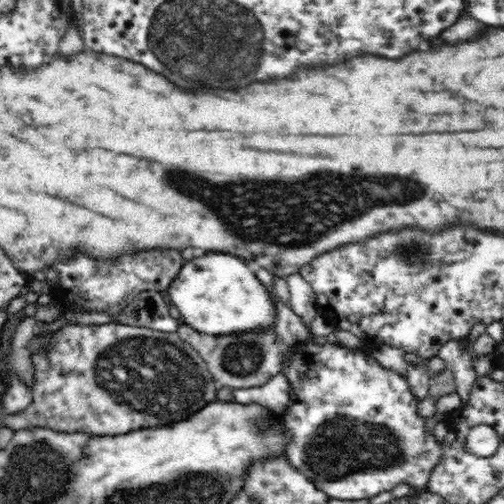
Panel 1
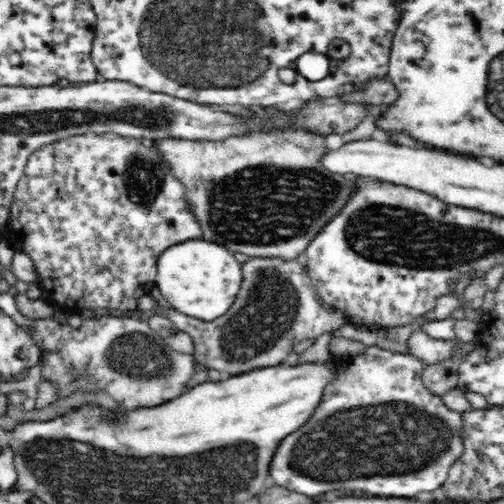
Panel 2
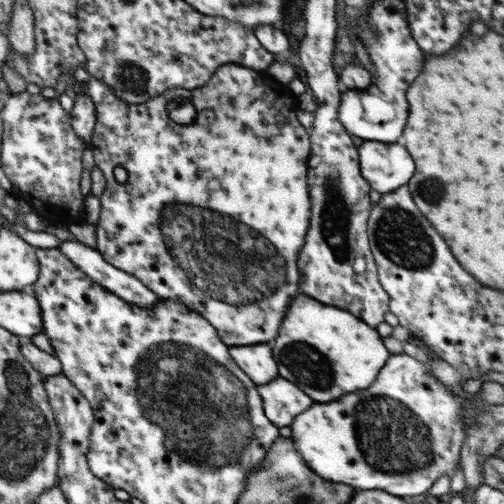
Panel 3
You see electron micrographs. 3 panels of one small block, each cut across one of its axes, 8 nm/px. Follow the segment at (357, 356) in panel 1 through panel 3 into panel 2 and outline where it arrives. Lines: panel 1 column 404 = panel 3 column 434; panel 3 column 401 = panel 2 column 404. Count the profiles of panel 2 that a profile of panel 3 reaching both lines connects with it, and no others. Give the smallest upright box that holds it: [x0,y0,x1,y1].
[270,346,464,498]

